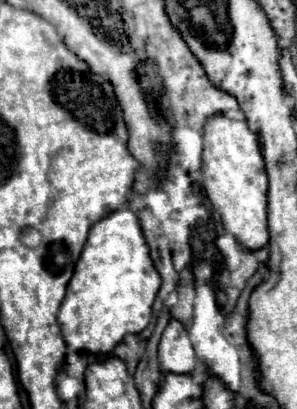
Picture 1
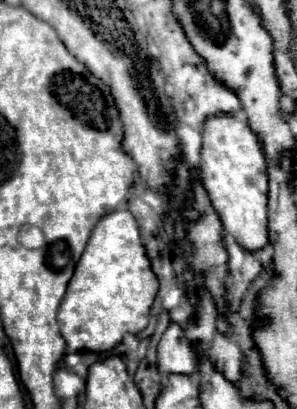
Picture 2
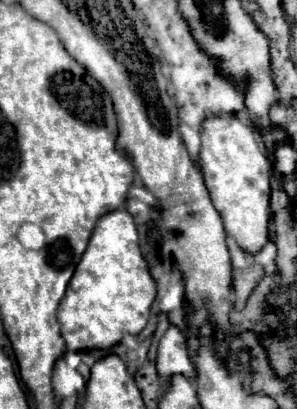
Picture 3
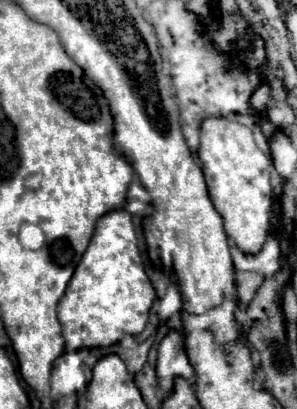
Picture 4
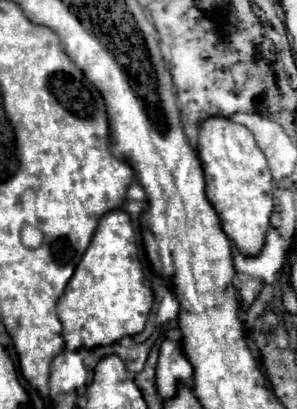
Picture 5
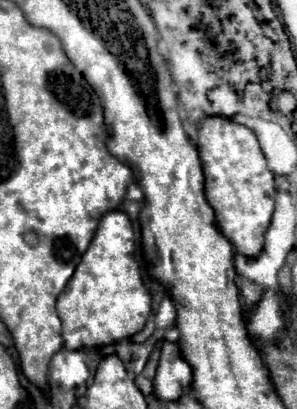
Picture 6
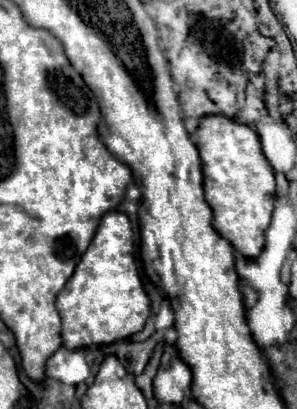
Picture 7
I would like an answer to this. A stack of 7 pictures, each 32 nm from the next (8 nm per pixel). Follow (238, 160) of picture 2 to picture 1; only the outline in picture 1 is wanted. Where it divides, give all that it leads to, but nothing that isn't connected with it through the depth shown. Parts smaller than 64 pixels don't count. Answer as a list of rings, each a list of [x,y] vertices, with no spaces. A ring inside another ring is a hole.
[[[212,116],[206,120],[202,184],[214,210],[220,214],[226,232],[248,250],[260,250],[268,244],[268,174],[258,136],[244,120],[230,120],[226,116]]]

